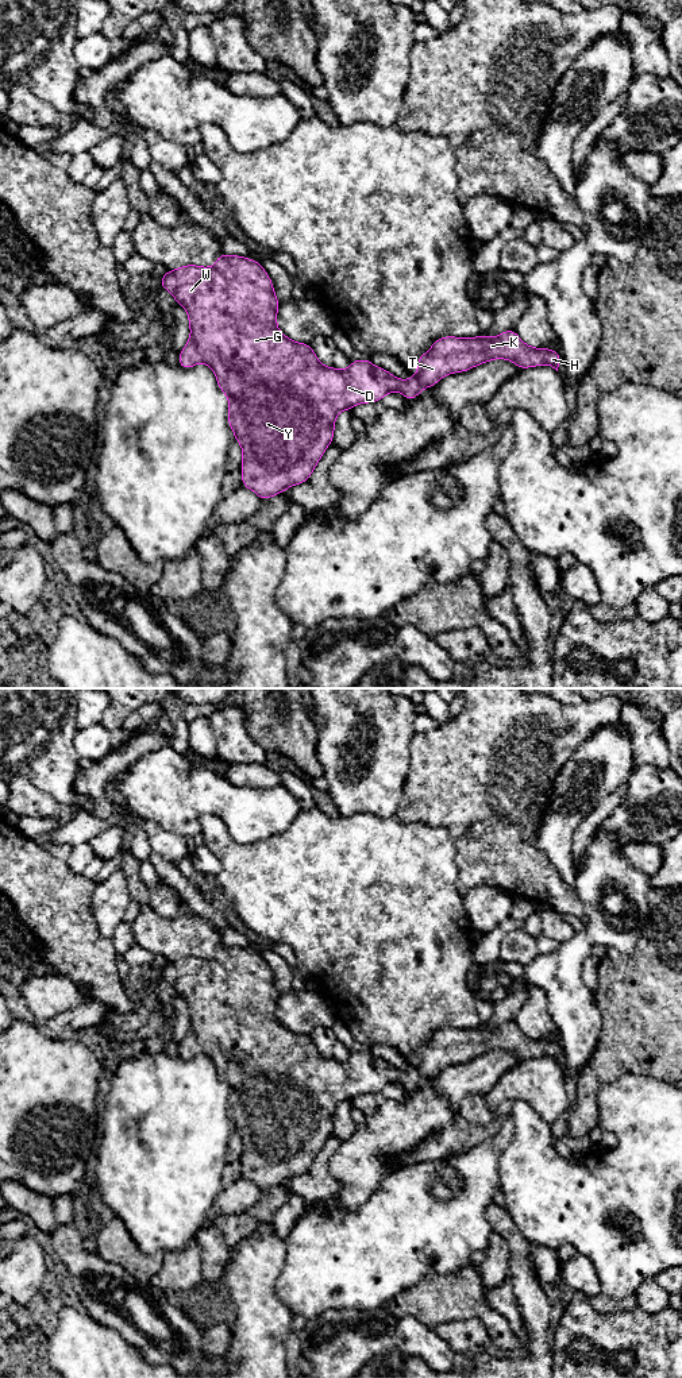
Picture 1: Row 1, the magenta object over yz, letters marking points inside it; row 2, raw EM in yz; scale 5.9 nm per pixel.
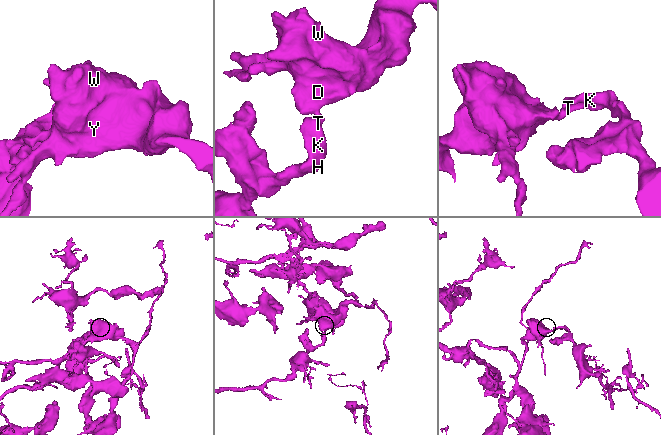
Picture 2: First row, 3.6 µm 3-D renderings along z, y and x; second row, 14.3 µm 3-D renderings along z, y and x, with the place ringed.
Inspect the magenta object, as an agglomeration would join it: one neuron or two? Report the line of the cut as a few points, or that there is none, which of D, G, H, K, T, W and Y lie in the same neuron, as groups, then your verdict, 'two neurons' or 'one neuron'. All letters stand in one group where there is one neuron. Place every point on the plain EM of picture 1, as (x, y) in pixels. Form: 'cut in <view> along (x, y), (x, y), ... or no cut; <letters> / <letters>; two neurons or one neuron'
no cut; D G H K T W Y; one neuron

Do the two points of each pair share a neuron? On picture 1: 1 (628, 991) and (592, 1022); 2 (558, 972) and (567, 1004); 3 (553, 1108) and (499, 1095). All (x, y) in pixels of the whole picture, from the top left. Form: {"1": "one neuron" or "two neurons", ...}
{"1": "two neurons", "2": "one neuron", "3": "one neuron"}

